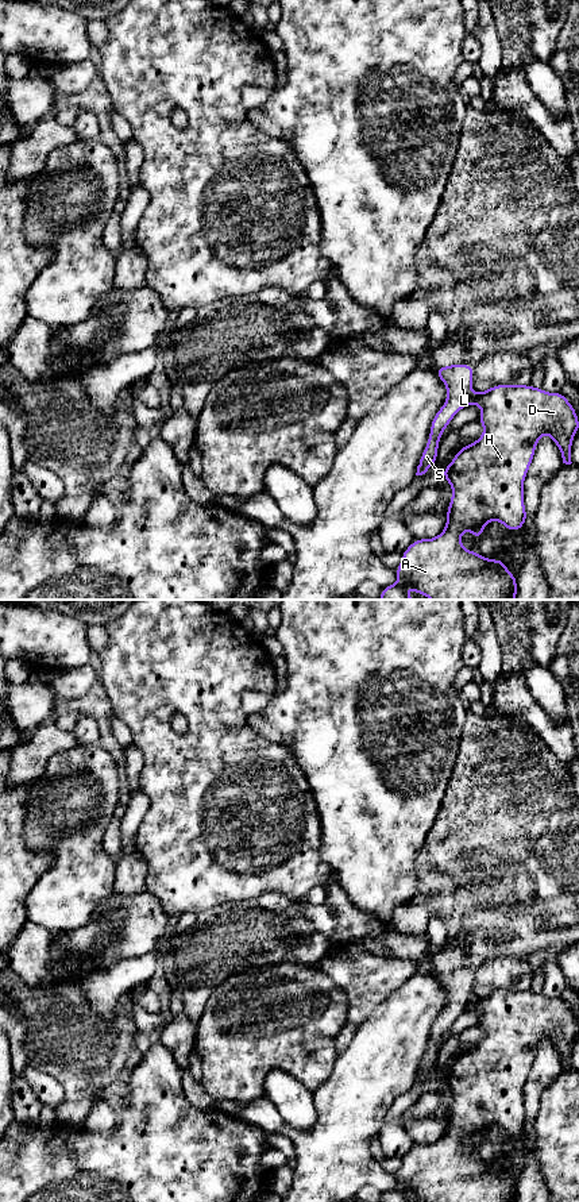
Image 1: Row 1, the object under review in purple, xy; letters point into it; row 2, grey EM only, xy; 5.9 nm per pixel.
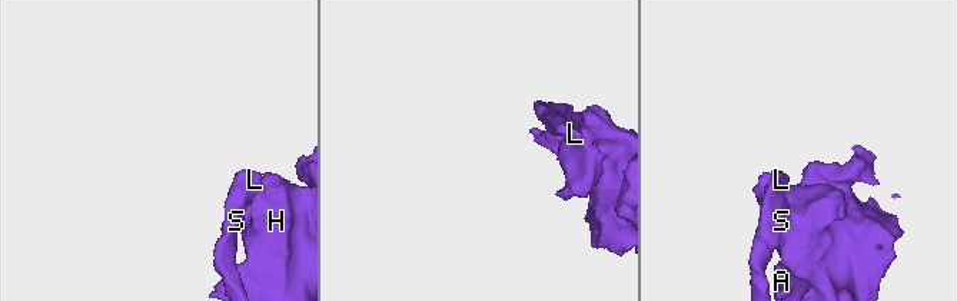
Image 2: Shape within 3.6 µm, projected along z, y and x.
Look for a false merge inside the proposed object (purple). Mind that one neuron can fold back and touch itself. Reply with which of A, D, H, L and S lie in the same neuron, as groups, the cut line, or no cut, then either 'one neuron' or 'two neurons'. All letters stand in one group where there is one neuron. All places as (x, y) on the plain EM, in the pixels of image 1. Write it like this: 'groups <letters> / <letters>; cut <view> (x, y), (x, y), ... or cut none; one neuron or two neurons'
groups A D H / L S; cut xy (470, 1000), (463, 1010); two neurons

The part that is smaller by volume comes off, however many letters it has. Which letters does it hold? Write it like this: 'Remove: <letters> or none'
Remove: L, S

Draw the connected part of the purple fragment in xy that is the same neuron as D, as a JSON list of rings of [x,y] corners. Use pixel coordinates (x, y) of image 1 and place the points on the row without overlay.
[[[499,989],[483,998],[470,999],[464,1012],[472,1009],[482,1013],[478,1026],[485,1032],[485,1039],[459,1053],[451,1070],[443,1074],[443,1083],[452,1091],[445,1133],[433,1144],[416,1144],[402,1157],[402,1166],[395,1174],[398,1186],[382,1193],[379,1202],[410,1202],[401,1193],[402,1188],[425,1202],[517,1202],[517,1180],[507,1176],[506,1167],[466,1155],[460,1141],[471,1134],[472,1144],[479,1145],[483,1132],[494,1124],[512,1137],[521,1134],[528,1124],[524,1085],[539,1044],[548,1039],[559,1052],[563,1068],[571,1070],[571,1052],[579,1036],[579,1025],[561,997],[547,998],[530,990]]]

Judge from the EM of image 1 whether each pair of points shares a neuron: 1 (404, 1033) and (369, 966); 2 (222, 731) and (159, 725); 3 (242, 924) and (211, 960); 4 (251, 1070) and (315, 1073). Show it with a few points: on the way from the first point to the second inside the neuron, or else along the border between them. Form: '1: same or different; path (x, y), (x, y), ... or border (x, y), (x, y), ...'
1: different; border (409, 978), (365, 1023)
2: same; path (207, 740), (174, 740)
3: same; path (232, 933), (215, 951)
4: same; path (267, 1060), (298, 1060)

